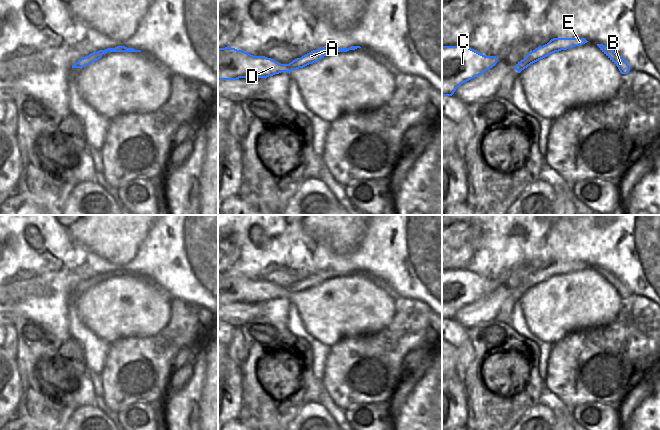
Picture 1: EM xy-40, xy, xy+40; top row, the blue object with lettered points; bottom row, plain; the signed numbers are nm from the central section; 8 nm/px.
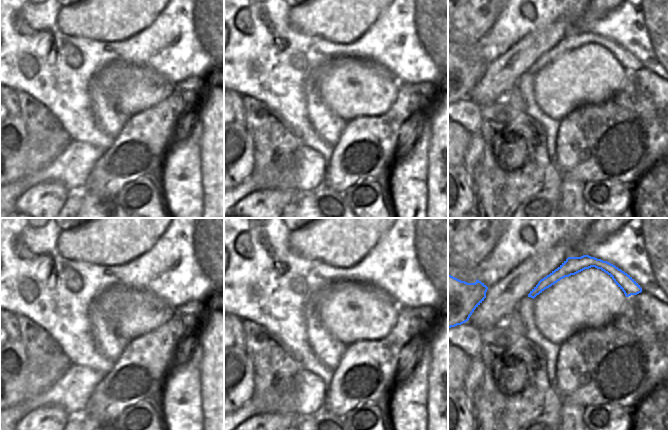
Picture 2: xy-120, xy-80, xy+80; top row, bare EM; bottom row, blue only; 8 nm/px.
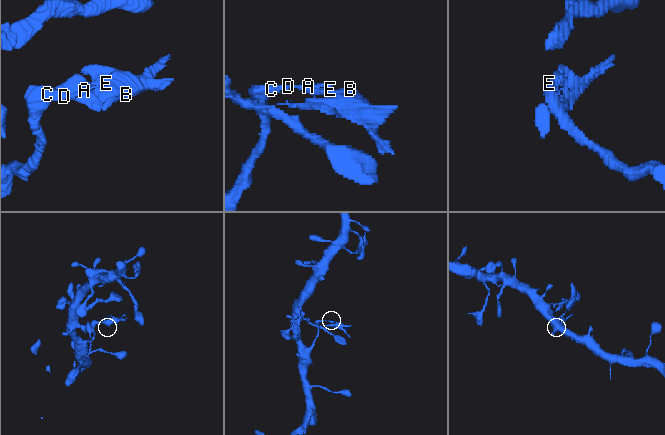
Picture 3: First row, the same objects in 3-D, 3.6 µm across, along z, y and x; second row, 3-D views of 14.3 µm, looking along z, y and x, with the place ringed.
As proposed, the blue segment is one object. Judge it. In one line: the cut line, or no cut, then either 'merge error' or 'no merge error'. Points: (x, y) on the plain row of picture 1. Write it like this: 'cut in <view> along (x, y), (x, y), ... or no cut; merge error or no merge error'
cut in xy along (287, 288), (291, 294); merge error

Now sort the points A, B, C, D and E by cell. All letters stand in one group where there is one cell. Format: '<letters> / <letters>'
A B E / C D

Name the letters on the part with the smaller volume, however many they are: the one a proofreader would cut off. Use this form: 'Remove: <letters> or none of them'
Remove: A, B, E

